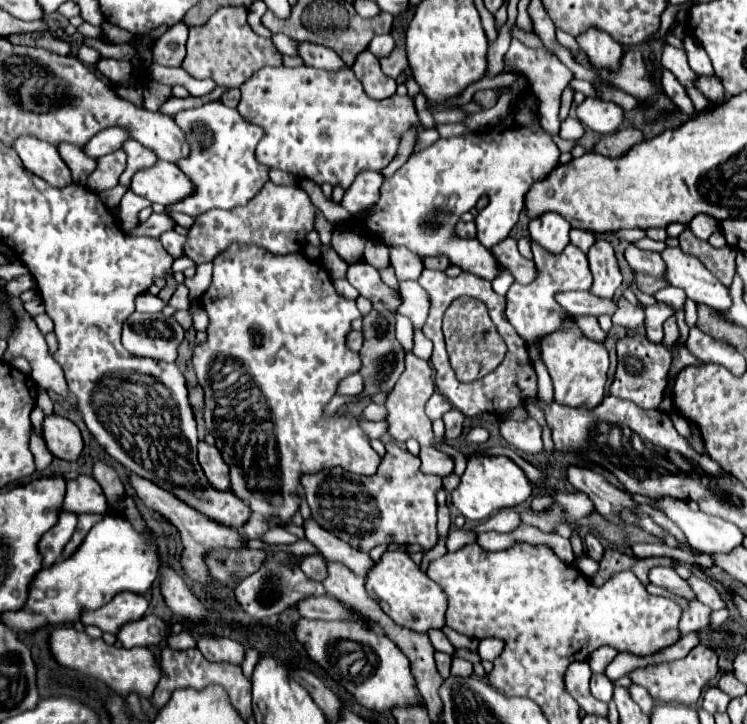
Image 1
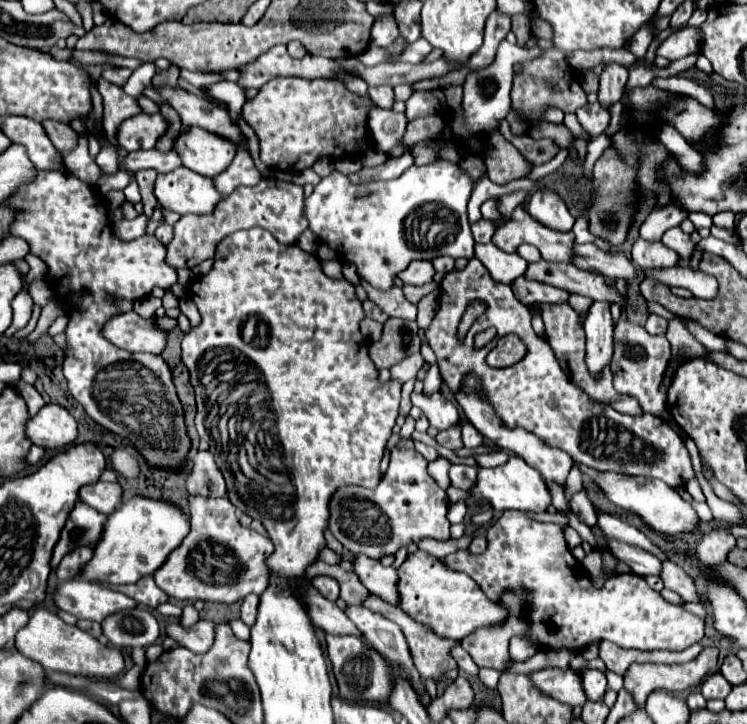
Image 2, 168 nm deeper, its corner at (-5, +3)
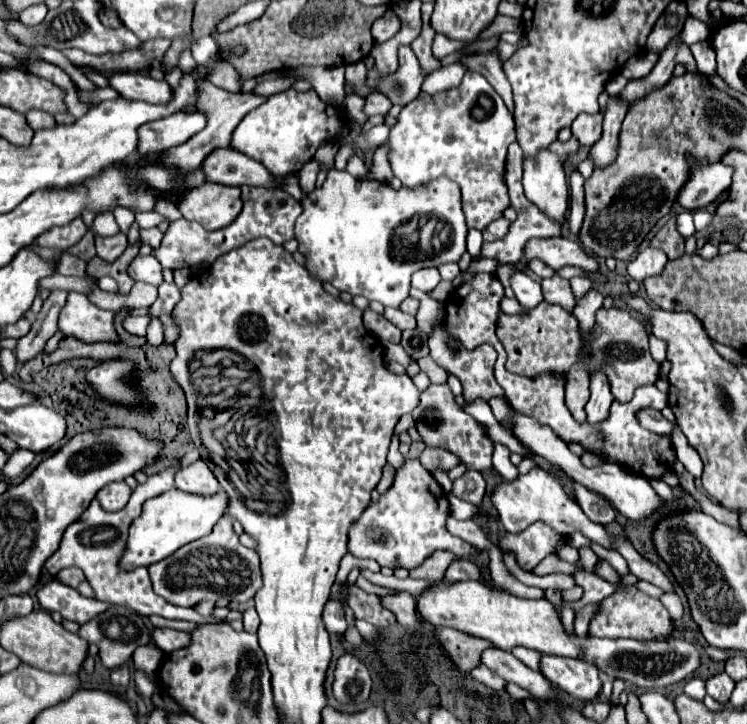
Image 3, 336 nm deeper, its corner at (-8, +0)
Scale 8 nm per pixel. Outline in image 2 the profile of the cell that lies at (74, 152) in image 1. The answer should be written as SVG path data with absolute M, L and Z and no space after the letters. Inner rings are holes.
M44 121L42 127L50 137L52 145L56 149L62 149L62 153L70 153L78 145L78 133L70 125L58 121Z

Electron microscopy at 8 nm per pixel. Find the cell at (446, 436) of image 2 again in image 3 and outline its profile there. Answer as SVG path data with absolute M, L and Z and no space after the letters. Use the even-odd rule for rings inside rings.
M425 448L423 454L419 456L421 464L425 464L425 468L429 472L435 472L437 468L441 470L451 470L453 466L459 464L459 456L455 456L453 452L445 450L445 448Z

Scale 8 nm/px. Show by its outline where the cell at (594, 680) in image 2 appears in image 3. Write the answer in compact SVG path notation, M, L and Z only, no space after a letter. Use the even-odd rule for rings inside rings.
M543 656L541 672L545 672L545 678L549 678L551 684L559 686L561 690L579 700L595 700L601 692L599 670L585 660Z

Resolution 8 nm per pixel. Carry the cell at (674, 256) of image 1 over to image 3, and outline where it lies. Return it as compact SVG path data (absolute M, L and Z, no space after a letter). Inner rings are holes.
M549 238L549 240L531 240L525 248L525 258L539 258L553 270L565 266L577 266L589 272L599 270L599 262L589 254L581 242L571 238Z

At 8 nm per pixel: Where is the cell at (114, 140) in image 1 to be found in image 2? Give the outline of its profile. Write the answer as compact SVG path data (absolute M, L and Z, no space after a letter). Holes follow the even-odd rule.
M138 113L126 121L122 121L118 129L118 143L126 151L154 149L156 141L166 133L170 123L162 113Z

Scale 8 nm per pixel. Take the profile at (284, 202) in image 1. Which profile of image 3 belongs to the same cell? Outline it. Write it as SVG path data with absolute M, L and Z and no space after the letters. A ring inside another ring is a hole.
M245 186L241 188L241 200L243 200L241 214L221 230L209 232L209 230L203 230L197 222L189 222L185 218L171 222L165 232L165 240L161 242L161 248L153 250L161 266L169 270L179 270L187 266L197 266L201 262L213 264L213 260L217 260L221 254L233 248L239 248L241 244L261 236L271 238L275 244L285 244L295 238L295 220L299 218L303 208L301 208L301 202L295 200L291 194L277 188Z

